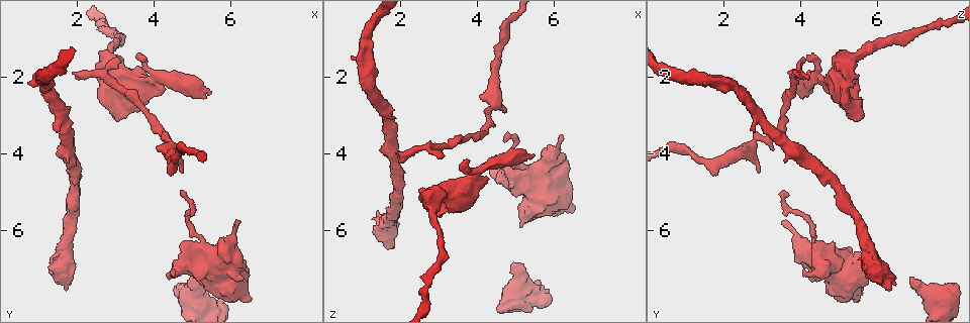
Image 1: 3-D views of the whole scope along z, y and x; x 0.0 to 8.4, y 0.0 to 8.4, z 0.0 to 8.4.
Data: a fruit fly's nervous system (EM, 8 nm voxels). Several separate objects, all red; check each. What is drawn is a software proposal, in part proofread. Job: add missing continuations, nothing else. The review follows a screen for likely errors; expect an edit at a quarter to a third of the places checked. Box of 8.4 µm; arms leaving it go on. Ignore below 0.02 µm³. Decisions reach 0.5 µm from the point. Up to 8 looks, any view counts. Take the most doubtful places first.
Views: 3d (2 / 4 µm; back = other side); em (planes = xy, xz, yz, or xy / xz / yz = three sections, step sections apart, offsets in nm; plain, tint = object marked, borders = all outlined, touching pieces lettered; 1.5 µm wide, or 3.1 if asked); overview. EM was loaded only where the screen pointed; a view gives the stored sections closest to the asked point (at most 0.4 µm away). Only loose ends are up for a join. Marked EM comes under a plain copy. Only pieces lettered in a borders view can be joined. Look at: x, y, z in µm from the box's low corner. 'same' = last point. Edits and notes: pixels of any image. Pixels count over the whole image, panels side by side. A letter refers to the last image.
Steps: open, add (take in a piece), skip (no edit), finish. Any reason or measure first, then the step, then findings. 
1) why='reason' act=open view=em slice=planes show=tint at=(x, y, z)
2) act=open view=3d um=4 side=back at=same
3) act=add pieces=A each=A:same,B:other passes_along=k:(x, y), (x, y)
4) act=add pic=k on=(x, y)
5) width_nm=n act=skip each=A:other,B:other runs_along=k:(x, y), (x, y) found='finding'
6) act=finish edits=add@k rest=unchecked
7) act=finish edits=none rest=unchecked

why='branch stops here' act=open view=em slice=planes show=borders at=(6.45, 7.85, 5.50)

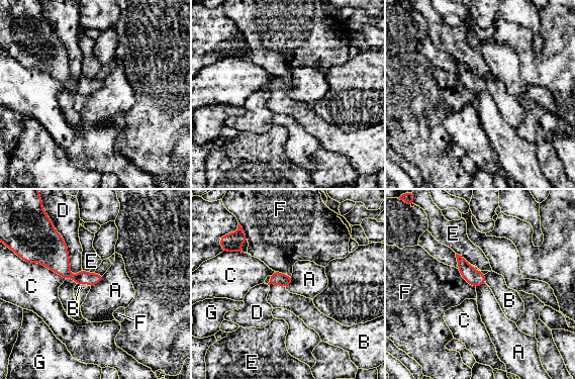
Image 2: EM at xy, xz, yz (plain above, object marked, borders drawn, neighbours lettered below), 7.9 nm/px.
act=add pieces=B each=A:other,B:same,C:other,D:other,E:other,F:other,G:other passes_along=2:(277, 278), (277, 284), (278, 296) found='it goes on there'

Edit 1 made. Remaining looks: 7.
why='stops while still wide' act=open view=em slice=xy step=8 show=tint at=(4.55, 7.05, 4.10)

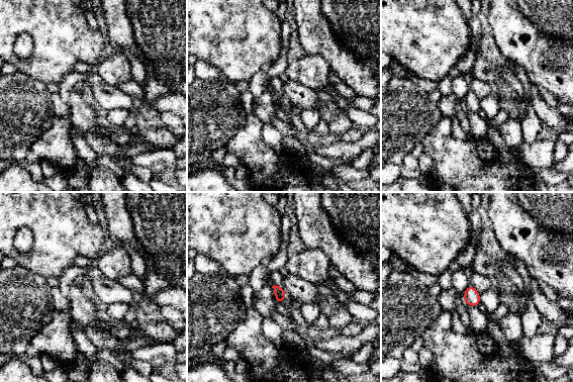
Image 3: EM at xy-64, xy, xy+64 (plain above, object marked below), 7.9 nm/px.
act=open view=em slice=xy step=8 show=borders at=same

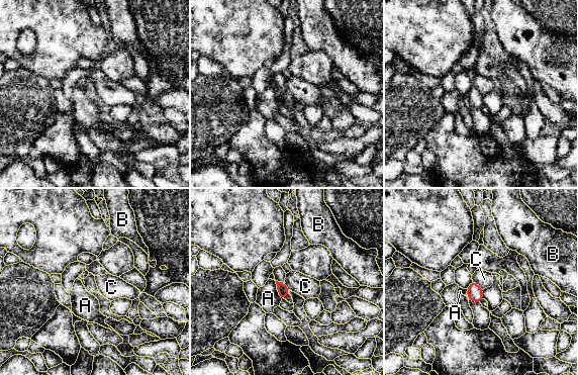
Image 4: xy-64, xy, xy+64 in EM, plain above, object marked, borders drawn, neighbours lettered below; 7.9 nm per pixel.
act=skip each=A:other,B:other,C:other border=4:(472, 279), (482, 289) found='none of them fits'

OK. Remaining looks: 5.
why='branch stops here' act=open view=3d um=2 at=(5.00, 7.20, 6.90)

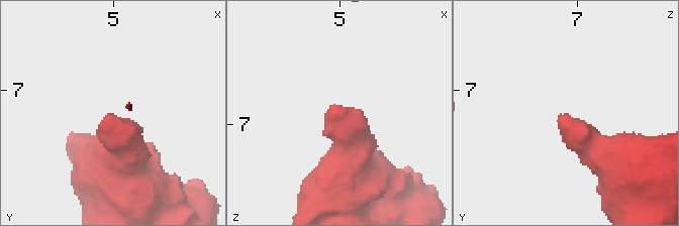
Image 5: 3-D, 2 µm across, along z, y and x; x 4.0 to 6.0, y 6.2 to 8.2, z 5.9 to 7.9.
act=open view=em slice=xz step=8 show=borders at=(4.96, 7.22, 6.84)

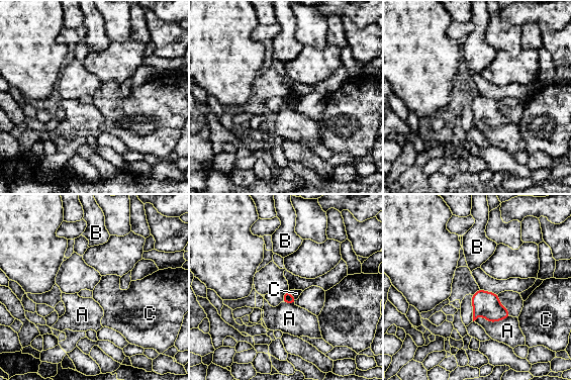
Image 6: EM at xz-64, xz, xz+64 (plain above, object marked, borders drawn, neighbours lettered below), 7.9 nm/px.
why='cut it another way' act=open view=em slice=planes show=borders at=same

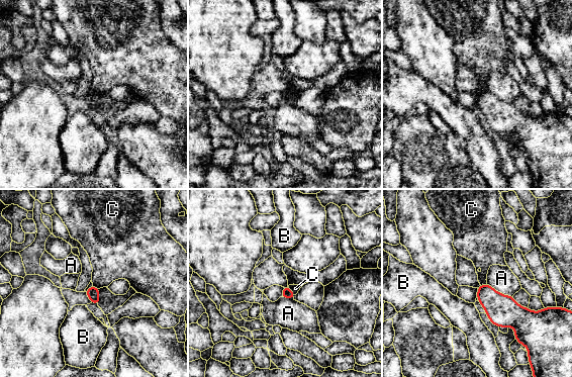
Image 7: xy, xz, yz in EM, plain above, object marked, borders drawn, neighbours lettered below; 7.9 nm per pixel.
act=skip each=A:other,B:other,C:other found='no lettered piece goes on from it'

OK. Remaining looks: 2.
act=finish edits=add@2 rest=unchecked

